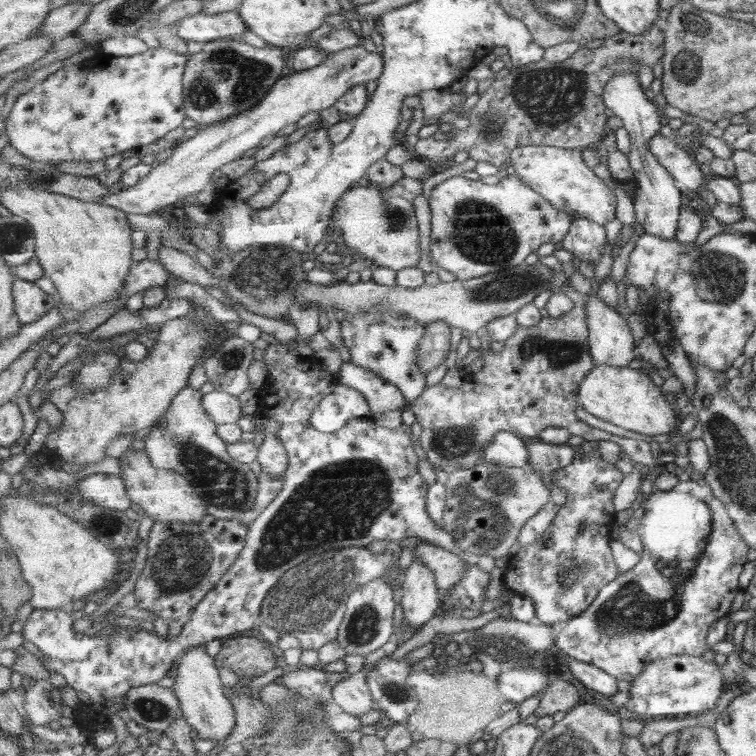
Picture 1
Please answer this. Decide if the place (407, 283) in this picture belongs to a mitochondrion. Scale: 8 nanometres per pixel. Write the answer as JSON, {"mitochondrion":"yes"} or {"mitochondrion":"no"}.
{"mitochondrion":"no"}

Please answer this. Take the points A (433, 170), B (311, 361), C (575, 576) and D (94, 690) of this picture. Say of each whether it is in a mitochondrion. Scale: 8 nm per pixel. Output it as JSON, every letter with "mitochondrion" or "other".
{"A":"other","B":"other","C":"mitochondrion","D":"other"}

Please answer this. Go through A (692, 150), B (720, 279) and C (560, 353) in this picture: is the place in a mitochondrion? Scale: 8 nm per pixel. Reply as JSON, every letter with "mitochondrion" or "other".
{"A":"other","B":"mitochondrion","C":"mitochondrion"}

